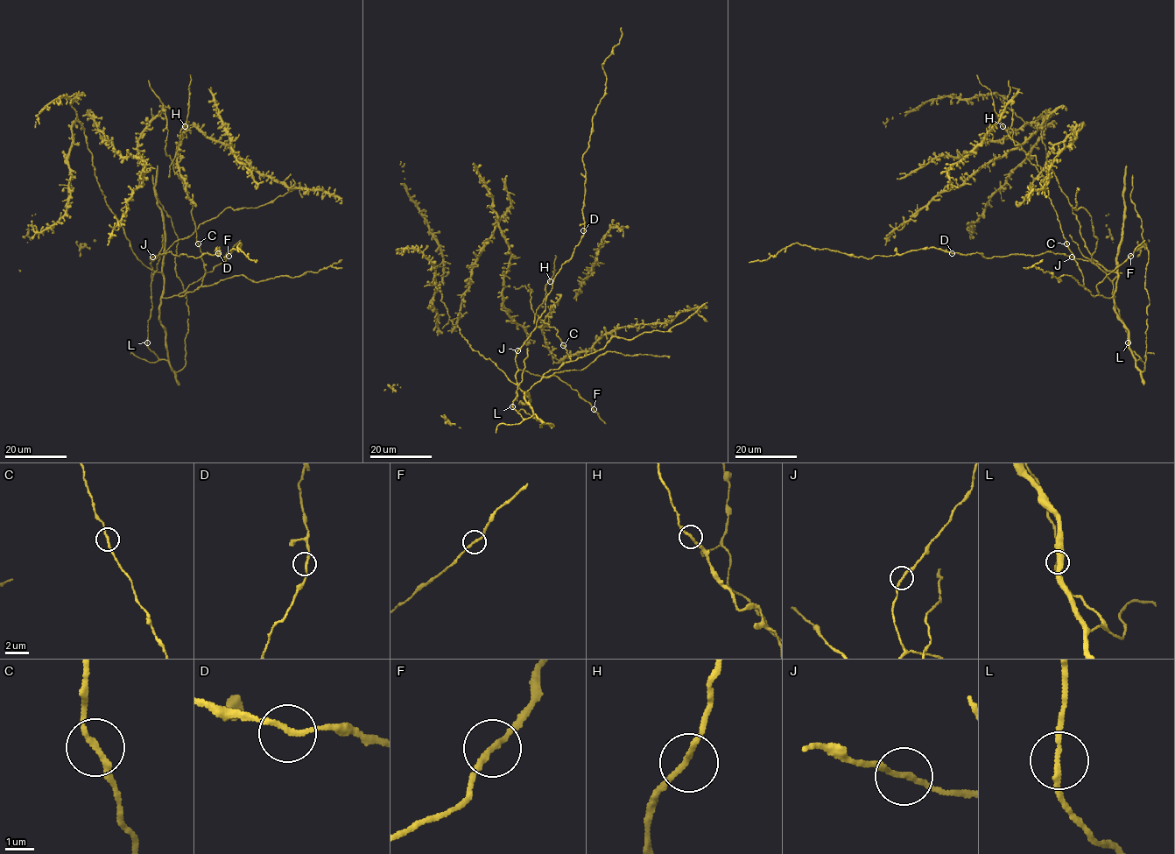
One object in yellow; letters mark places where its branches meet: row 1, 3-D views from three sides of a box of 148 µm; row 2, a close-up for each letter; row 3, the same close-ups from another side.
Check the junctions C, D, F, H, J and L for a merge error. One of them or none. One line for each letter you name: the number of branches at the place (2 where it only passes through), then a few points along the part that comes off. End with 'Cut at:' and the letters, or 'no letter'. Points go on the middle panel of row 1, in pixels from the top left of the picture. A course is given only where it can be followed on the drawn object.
Cut at: no letter

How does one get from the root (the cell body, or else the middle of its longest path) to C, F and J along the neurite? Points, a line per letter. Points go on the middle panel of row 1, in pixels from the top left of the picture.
C: (525, 394), (529, 396), (527, 391), (544, 374), (558, 369), (570, 360), (563, 345)
F: (525, 394), (529, 396), (527, 391), (543, 377), (555, 375), (575, 389), (594, 409)
J: (525, 394), (516, 378), (517, 350)

